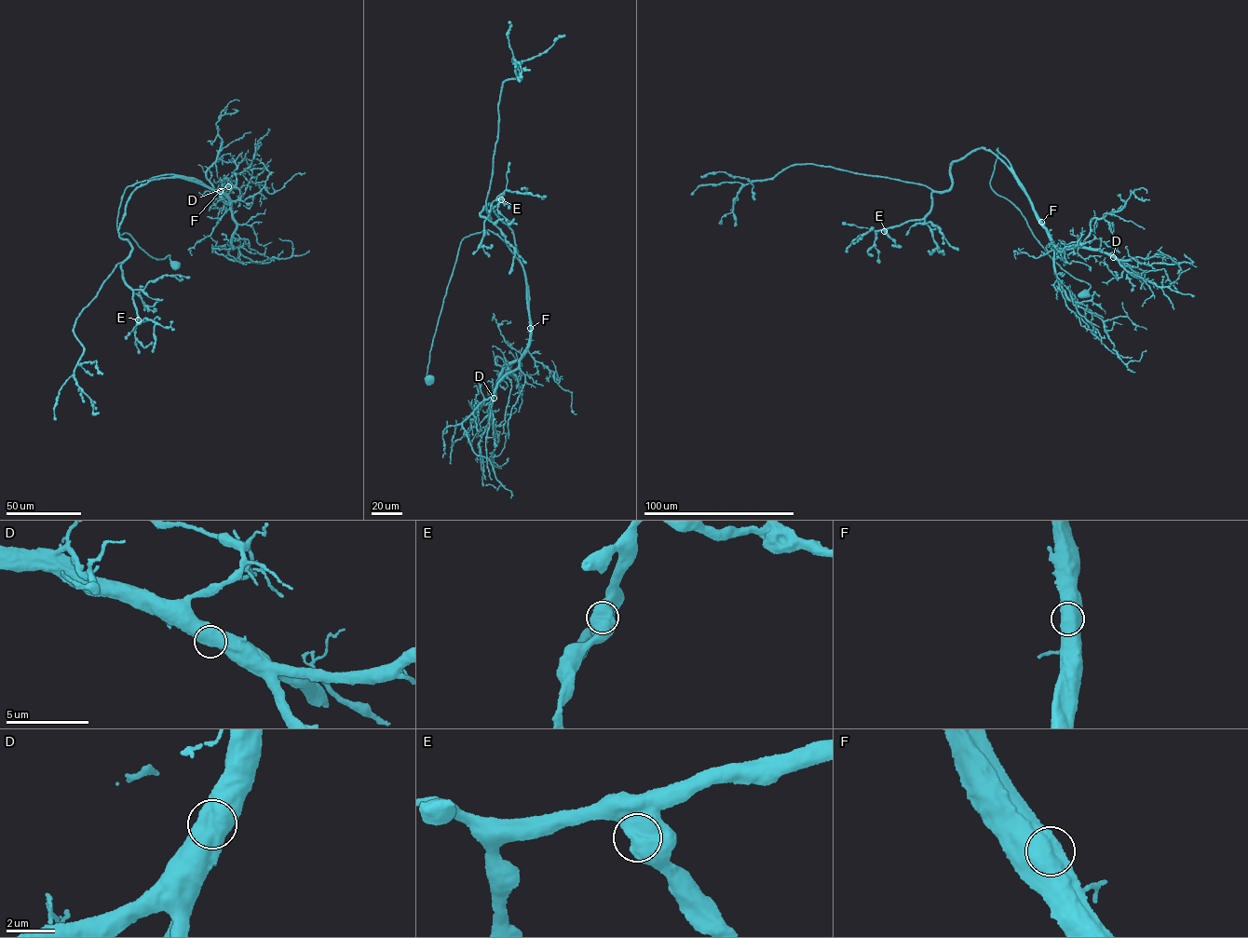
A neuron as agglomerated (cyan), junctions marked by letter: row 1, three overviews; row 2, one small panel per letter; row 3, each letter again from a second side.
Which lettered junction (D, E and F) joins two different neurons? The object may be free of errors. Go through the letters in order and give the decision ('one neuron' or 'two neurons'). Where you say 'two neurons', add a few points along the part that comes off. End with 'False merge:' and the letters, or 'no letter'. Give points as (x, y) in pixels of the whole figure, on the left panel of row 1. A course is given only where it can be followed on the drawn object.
D: one neuron
E: one neuron
F: one neuron
False merge: no letter

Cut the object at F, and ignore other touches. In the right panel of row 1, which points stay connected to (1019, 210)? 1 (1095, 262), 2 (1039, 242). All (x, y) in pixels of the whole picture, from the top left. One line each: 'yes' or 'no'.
1: no
2: yes

